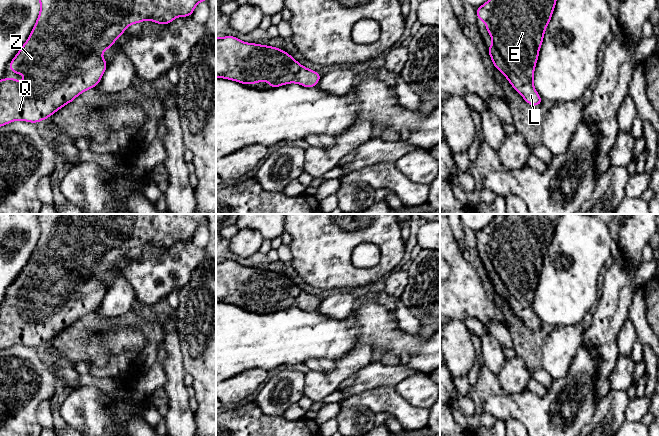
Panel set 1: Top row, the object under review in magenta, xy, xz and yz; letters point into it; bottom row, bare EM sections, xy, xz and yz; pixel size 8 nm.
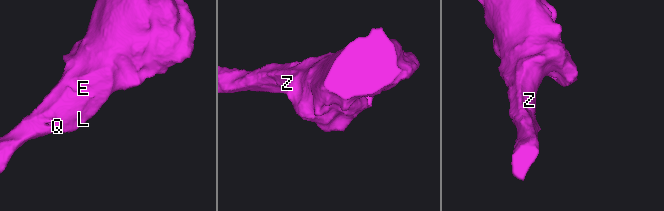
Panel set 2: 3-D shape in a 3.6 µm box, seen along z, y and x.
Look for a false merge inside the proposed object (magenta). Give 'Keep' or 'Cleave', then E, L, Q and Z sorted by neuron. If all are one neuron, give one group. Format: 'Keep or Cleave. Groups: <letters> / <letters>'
Keep. Groups: E L Q Z

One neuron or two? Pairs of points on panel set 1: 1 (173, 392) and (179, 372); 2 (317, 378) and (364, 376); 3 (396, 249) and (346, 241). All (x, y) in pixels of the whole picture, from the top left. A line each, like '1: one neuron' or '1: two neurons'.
1: one neuron
2: two neurons
3: one neuron

